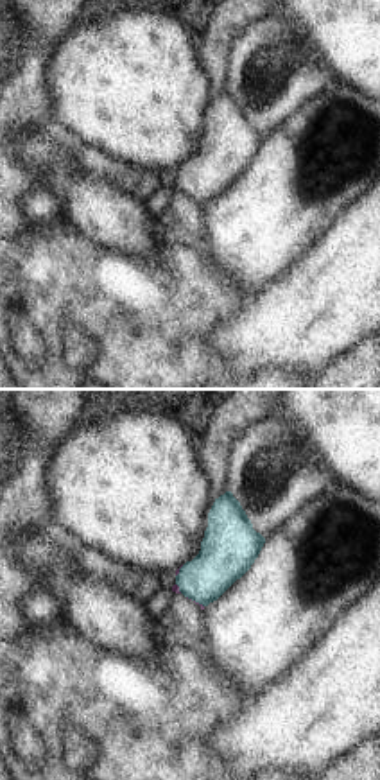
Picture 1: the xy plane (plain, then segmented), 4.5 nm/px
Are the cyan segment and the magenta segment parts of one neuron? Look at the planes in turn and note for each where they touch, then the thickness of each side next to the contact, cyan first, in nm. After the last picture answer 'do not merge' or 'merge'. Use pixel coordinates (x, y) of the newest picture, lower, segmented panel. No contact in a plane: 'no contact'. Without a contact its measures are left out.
(196, 601) | 240/20 nm

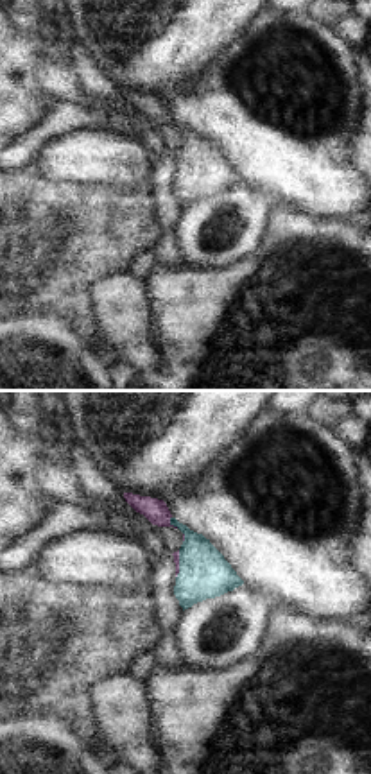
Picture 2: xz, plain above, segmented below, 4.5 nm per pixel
(172, 524) | 220/110 nm

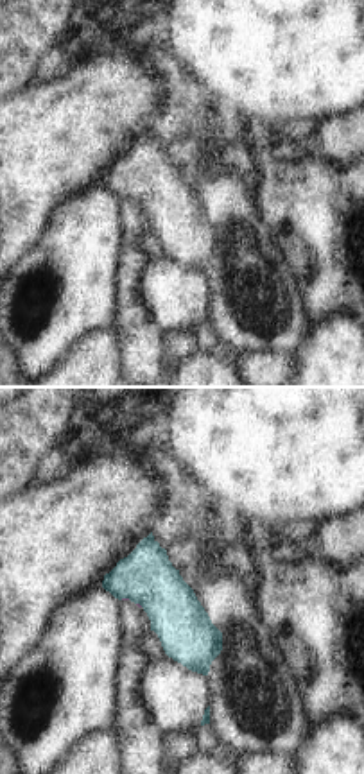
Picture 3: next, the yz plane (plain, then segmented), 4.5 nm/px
(126, 597) | 240/20 nm

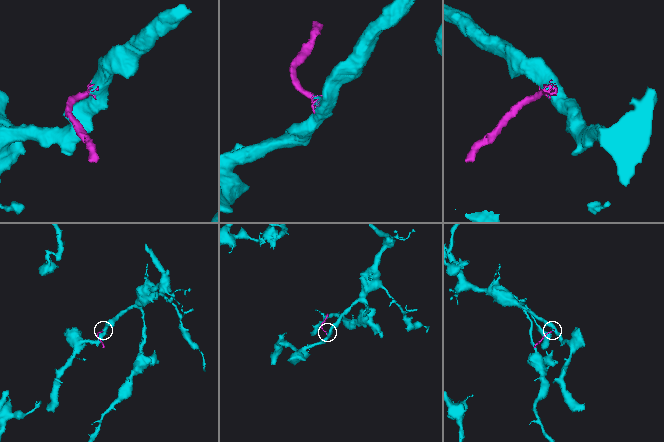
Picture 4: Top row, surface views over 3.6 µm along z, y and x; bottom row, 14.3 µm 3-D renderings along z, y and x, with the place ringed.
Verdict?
merge

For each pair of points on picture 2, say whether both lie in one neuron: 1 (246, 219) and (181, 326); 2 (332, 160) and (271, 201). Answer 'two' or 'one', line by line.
1: two
2: two

